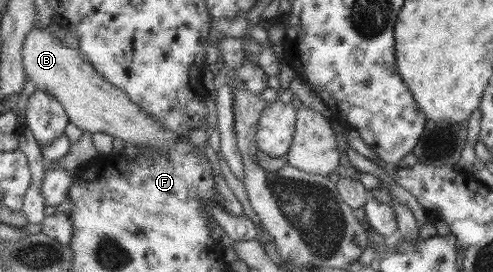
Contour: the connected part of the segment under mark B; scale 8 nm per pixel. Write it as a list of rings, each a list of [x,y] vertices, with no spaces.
[[[34,28],[27,34],[22,46],[22,65],[28,82],[33,83],[37,91],[51,95],[67,112],[70,121],[83,131],[93,135],[100,132],[134,145],[146,143],[155,152],[170,147],[181,138],[157,118],[145,113],[141,106],[129,101],[129,97],[105,81],[79,51],[64,47],[48,29]]]

